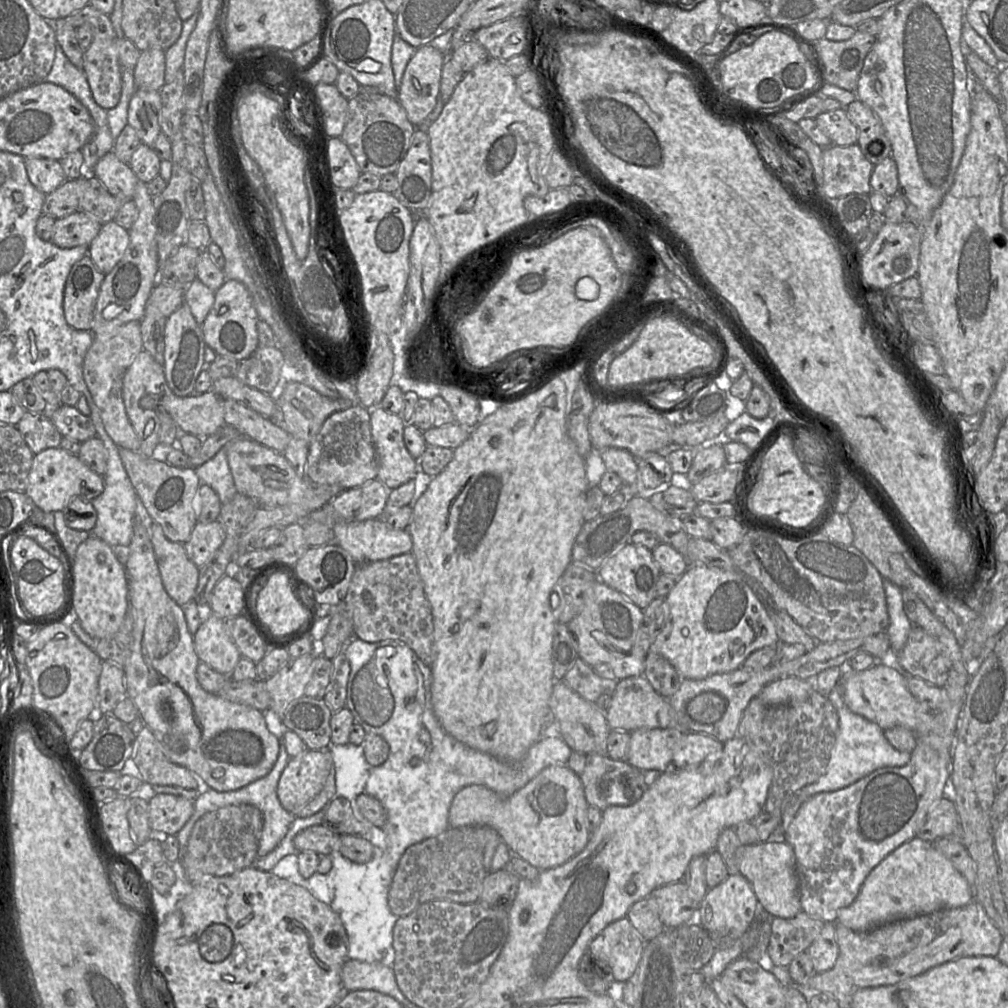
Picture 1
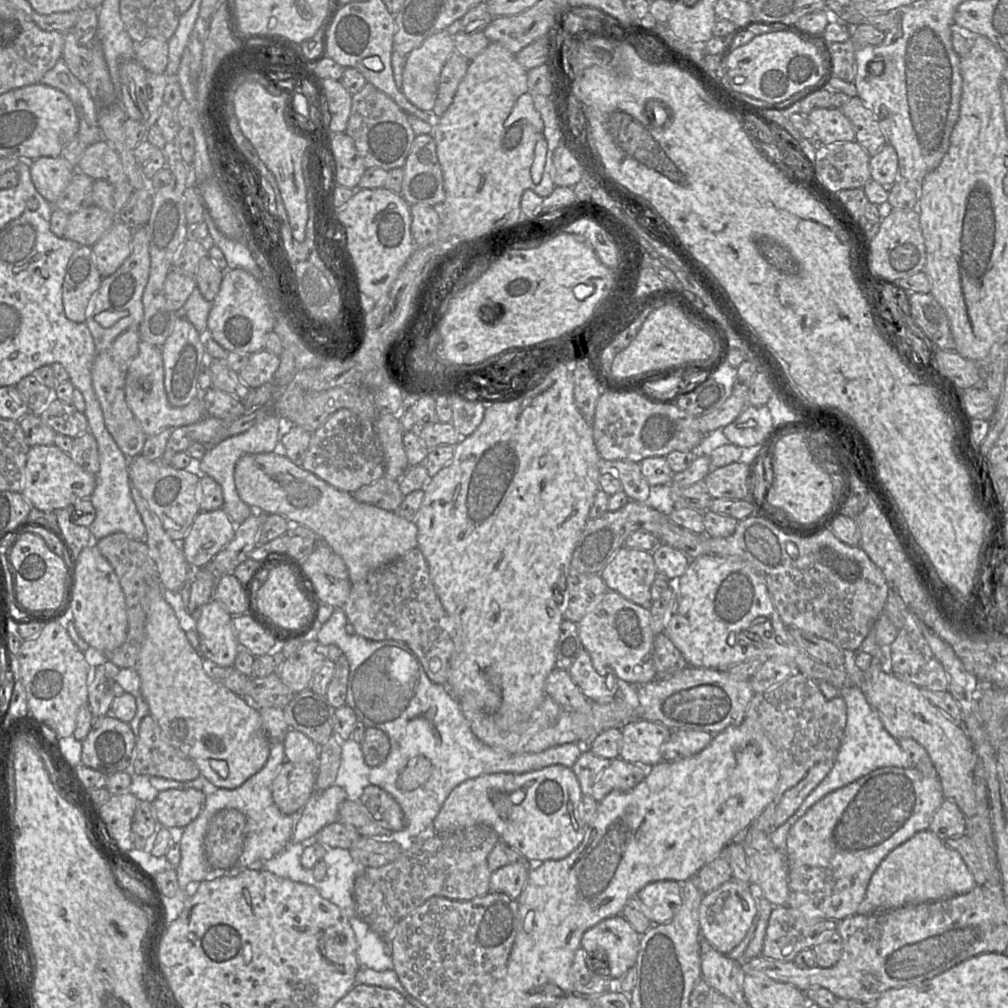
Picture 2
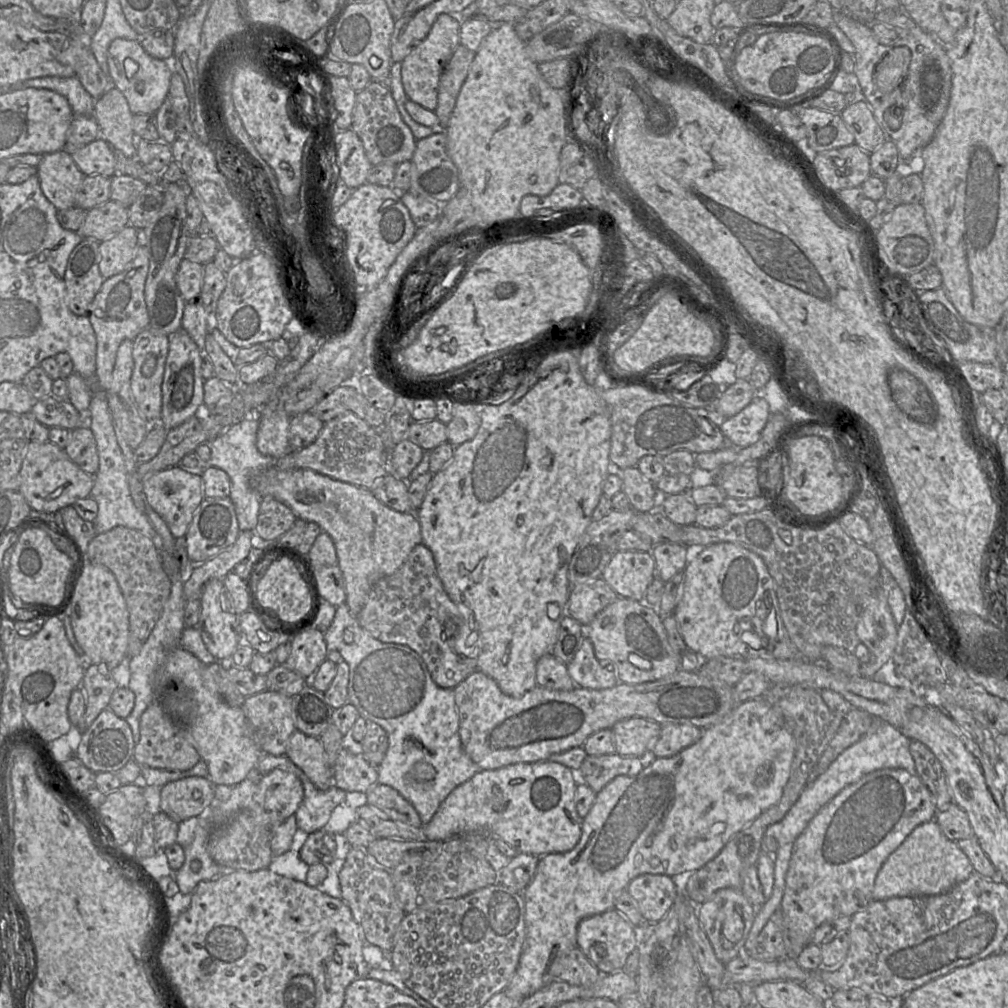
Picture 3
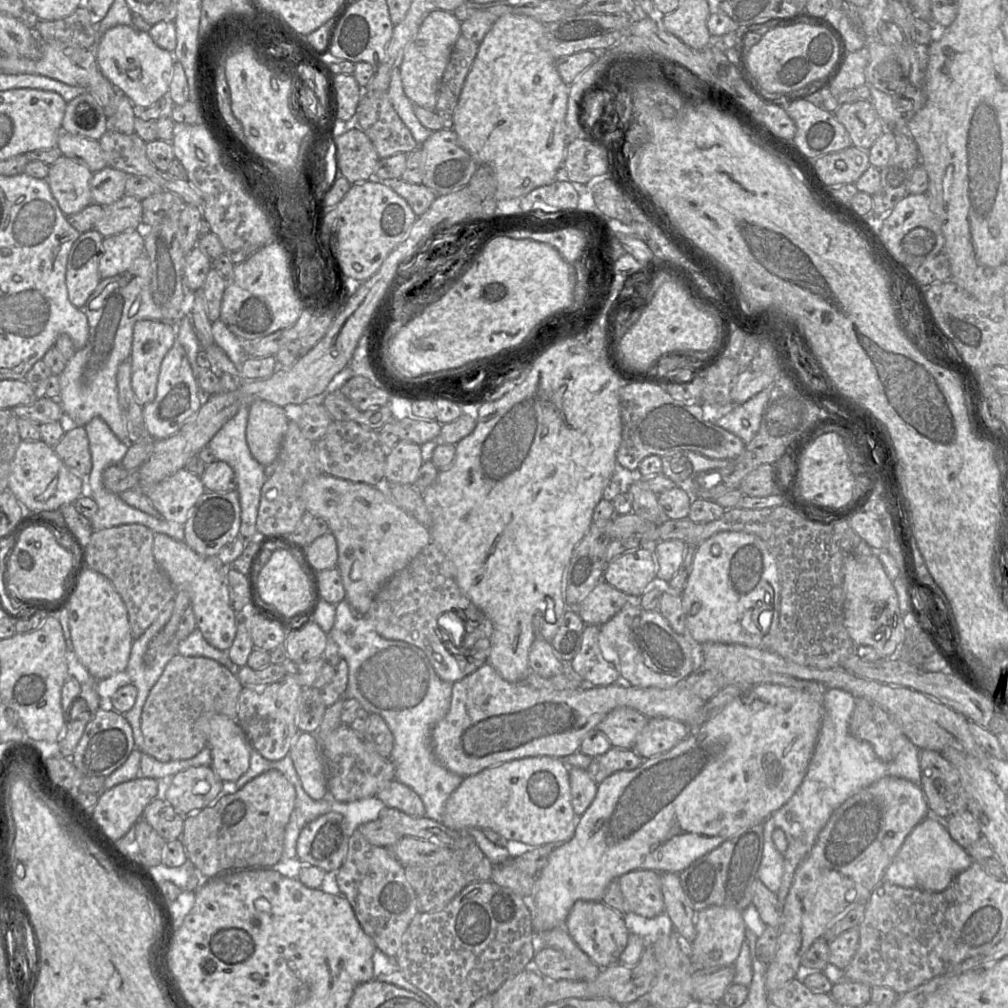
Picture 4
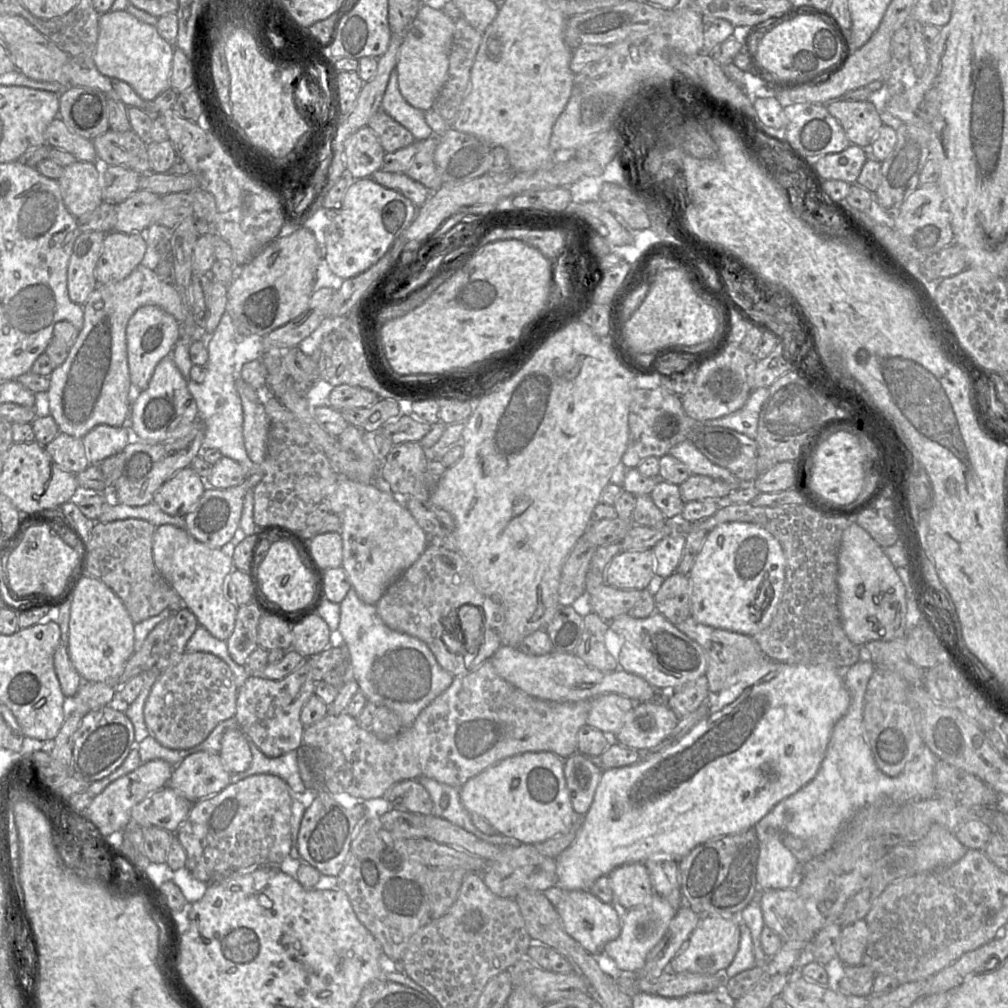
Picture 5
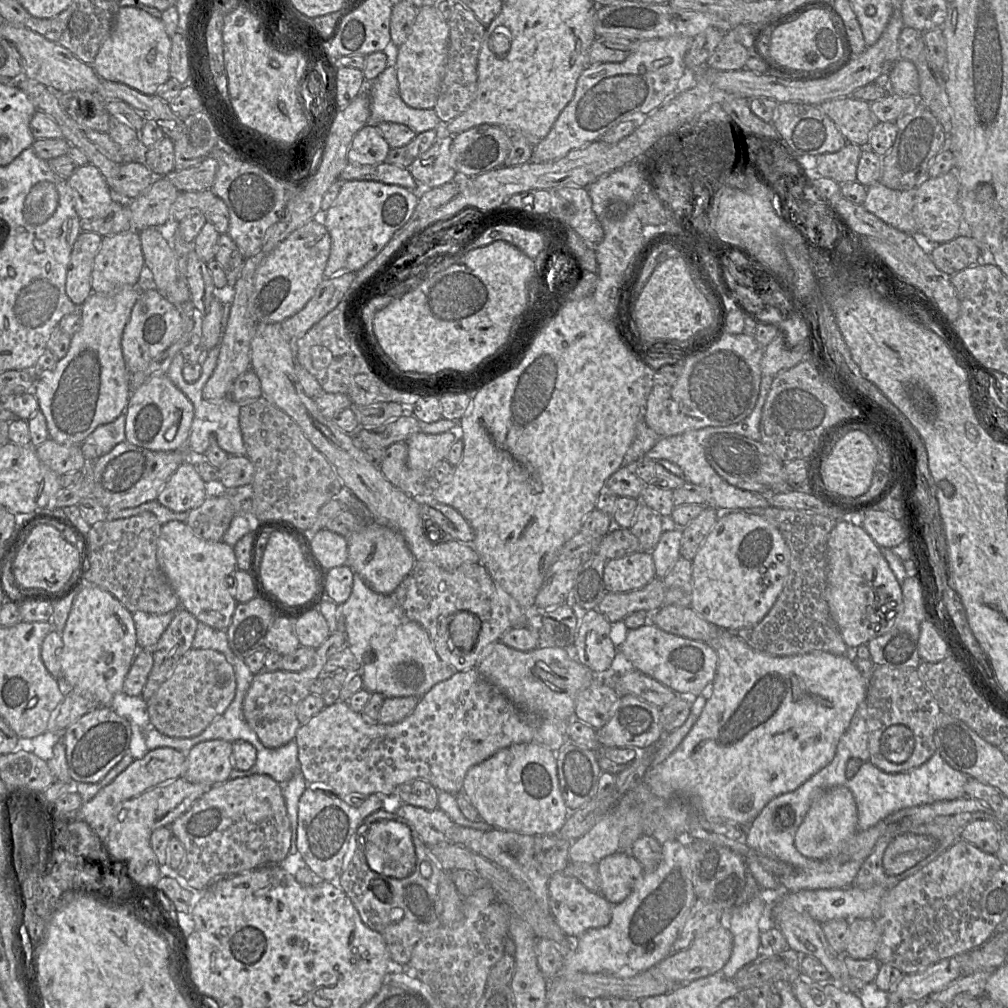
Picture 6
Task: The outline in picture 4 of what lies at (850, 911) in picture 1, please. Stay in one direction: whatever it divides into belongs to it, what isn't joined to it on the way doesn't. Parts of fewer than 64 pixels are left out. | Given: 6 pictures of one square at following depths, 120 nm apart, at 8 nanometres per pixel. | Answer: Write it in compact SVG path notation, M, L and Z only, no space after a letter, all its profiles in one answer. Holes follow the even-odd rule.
M928 815L907 836L888 866L883 881L906 888L940 892L972 862L965 848L952 839L944 821Z

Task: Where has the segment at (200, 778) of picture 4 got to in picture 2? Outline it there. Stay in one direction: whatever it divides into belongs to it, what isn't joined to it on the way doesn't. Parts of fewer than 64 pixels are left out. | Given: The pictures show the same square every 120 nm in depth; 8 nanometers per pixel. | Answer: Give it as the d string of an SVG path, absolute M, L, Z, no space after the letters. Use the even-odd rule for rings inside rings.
M194 788L159 791L152 802L158 825L166 828L186 827L201 812L205 797L203 791Z

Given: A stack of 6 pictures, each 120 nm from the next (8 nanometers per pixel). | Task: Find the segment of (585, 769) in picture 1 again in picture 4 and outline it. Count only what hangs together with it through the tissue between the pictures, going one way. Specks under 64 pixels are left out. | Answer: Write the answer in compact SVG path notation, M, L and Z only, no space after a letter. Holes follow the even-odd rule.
M611 747L607 752L592 759L587 772L597 783L621 770L633 770L640 766L642 758L634 749Z

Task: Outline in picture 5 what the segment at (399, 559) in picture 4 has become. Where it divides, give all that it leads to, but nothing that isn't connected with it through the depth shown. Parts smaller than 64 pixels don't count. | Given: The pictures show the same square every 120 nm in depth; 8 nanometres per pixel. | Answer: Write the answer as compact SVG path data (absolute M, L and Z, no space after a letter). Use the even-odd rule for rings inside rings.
M339 476L337 485L324 501L328 504L330 511L337 514L342 522L342 568L349 576L351 586L356 590L360 600L367 604L376 605L386 590L425 551L429 545L429 536L418 525L403 500L381 484L381 478L375 483L364 484Z

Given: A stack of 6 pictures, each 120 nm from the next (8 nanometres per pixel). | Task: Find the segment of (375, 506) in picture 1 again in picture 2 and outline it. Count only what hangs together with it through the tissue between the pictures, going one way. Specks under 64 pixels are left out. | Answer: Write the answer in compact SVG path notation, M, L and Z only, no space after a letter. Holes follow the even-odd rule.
M385 475L370 485L365 485L353 493L360 503L368 503L381 509L394 512L404 500L399 480L392 480Z

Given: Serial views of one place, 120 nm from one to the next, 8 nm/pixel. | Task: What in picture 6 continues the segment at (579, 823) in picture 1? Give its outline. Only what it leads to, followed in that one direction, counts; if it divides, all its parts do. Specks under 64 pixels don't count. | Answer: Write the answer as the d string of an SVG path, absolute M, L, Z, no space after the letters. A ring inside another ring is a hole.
M537 743L512 745L472 766L465 775L462 793L477 810L481 820L503 831L534 837L557 834L570 814L559 789L556 753Z

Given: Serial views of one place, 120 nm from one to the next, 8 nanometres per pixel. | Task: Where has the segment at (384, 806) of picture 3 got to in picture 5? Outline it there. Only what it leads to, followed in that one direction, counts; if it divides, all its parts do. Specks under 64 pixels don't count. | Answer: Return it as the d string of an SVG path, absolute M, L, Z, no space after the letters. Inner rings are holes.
M407 779L394 784L383 797L399 810L433 815L433 801L417 779Z

